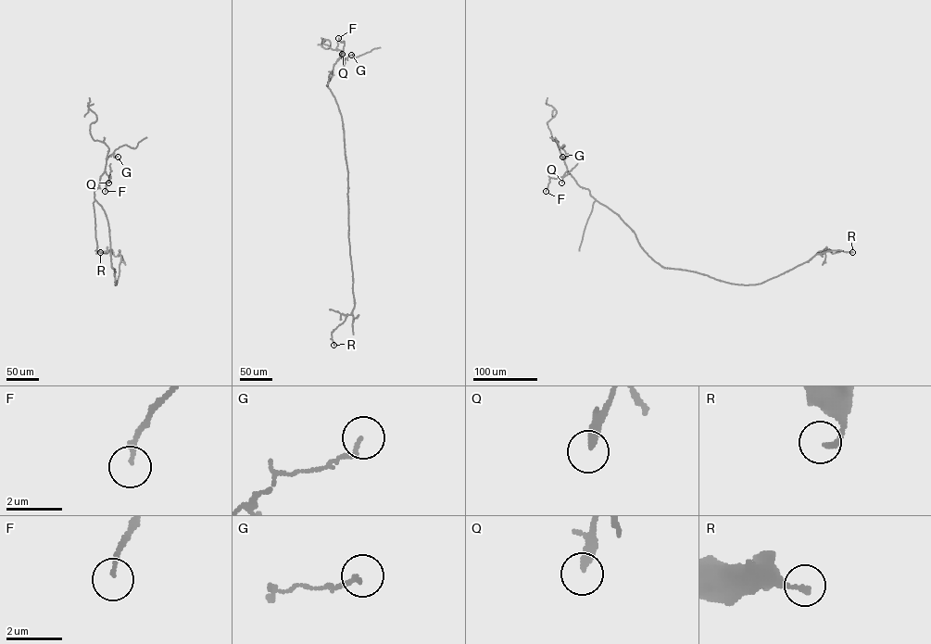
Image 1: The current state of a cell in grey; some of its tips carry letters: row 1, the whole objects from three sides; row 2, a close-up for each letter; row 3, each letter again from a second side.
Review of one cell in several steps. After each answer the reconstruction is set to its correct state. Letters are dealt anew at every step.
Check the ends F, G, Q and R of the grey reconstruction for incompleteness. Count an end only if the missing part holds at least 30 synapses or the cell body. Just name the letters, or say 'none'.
none

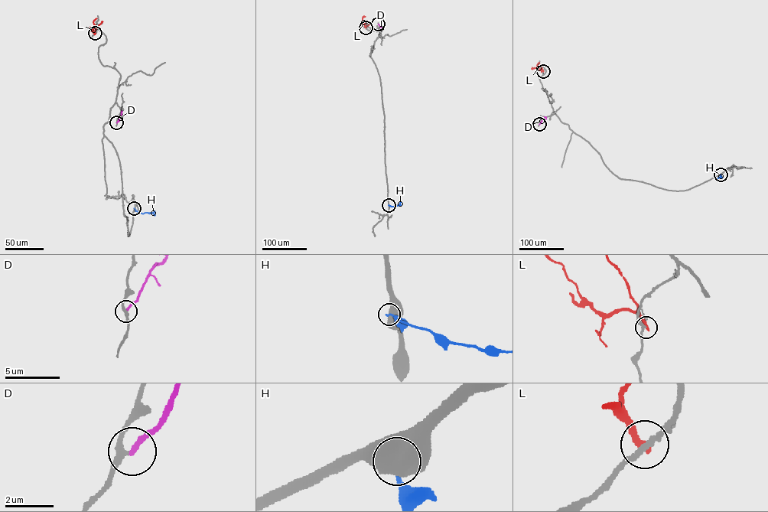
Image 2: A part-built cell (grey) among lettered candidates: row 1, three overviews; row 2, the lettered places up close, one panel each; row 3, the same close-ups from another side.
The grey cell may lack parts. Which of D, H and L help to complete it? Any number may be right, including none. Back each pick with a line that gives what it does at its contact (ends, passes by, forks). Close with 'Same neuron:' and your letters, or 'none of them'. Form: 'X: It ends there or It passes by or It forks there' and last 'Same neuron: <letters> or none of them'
Same neuron: none of them

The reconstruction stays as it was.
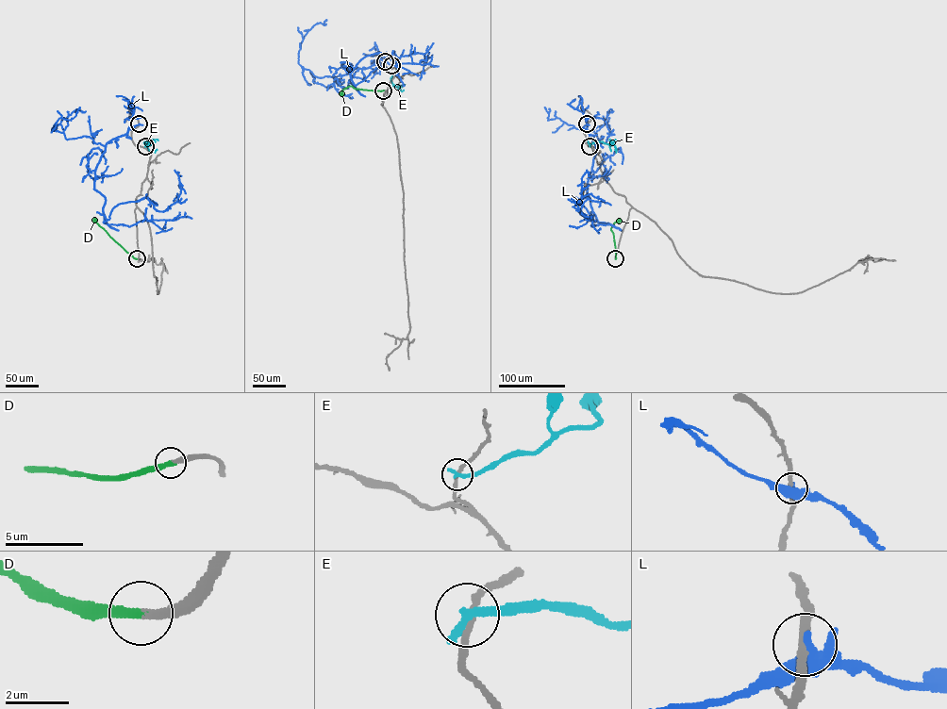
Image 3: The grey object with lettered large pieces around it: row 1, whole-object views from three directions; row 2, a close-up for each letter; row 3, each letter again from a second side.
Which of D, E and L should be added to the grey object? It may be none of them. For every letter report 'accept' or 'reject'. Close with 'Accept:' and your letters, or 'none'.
D: accept
E: reject
L: reject
Accept: D

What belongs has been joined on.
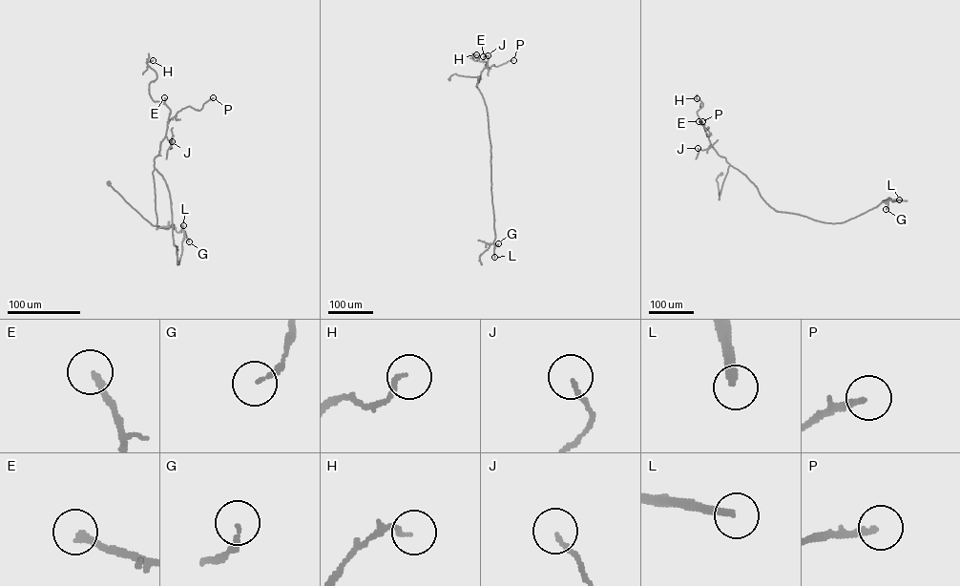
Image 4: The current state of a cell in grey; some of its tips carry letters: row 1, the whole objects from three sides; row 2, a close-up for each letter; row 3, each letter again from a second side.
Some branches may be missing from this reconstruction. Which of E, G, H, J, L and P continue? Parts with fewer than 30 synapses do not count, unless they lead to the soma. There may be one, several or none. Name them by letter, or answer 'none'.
E, L, P

